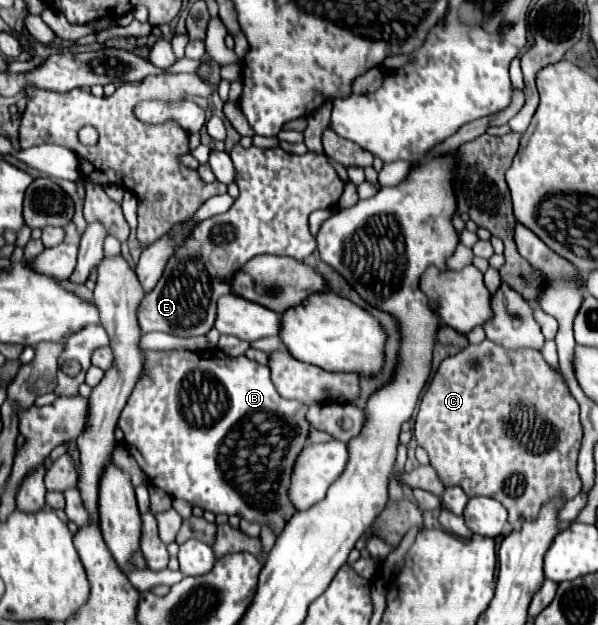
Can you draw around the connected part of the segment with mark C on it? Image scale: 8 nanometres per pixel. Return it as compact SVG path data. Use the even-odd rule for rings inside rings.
M482 341L480 345L468 345L440 363L420 401L414 437L430 455L430 465L446 487L458 485L468 497L484 495L500 501L510 515L508 523L518 531L524 521L536 519L550 499L562 497L570 501L580 493L576 457L582 441L582 425L578 413L578 403L564 379L548 367L542 353L530 349L506 353L506 349L498 349L492 341Z

